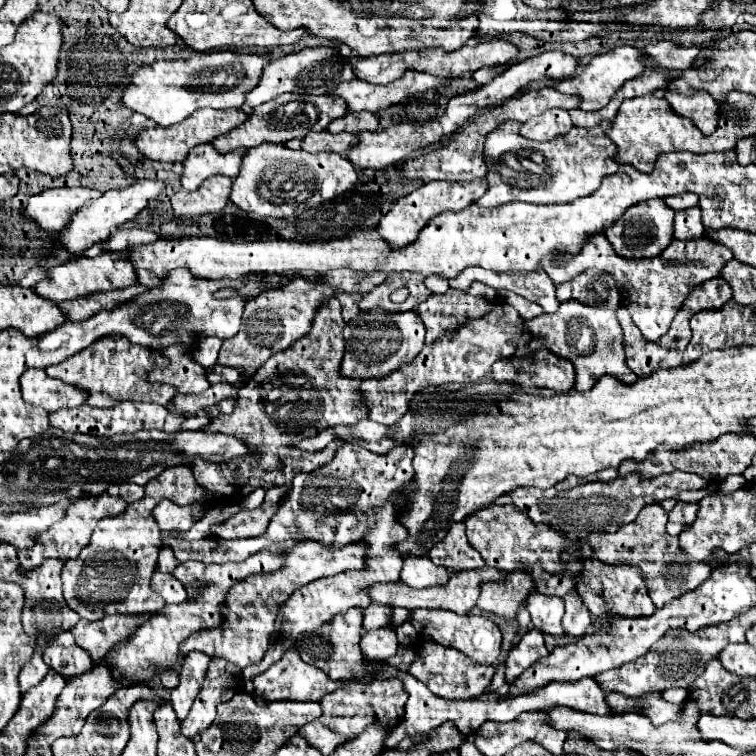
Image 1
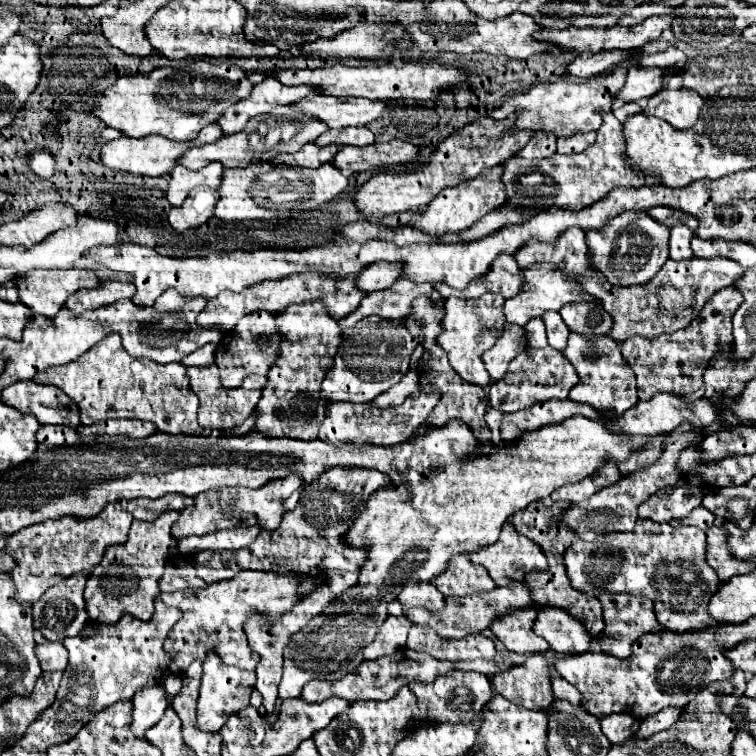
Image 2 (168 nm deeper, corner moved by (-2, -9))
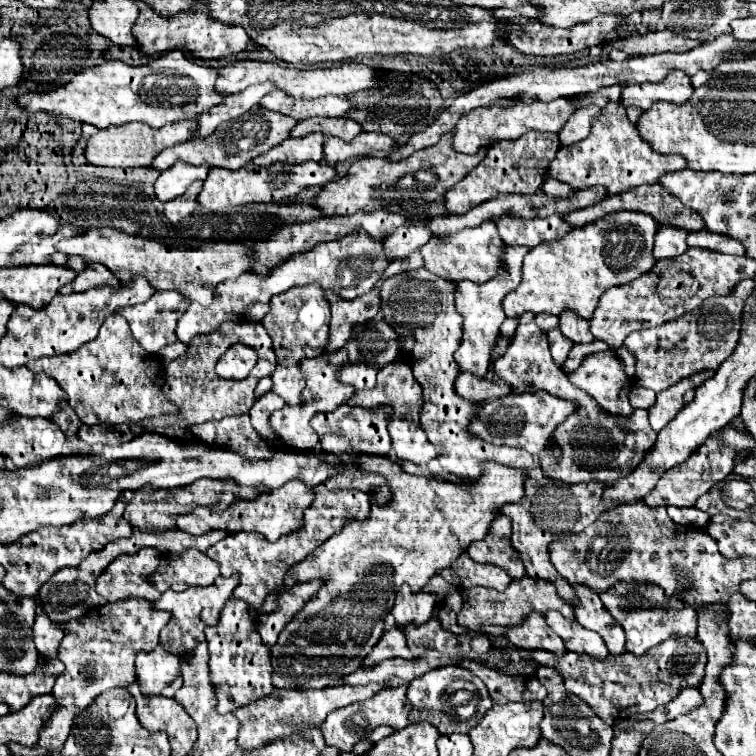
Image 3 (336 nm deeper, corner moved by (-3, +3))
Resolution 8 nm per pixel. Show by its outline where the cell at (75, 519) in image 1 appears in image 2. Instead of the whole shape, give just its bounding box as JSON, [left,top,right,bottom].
[3,502,133,604]

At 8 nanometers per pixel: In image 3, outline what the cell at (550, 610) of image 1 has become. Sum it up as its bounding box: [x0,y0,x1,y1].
[544,612,608,658]

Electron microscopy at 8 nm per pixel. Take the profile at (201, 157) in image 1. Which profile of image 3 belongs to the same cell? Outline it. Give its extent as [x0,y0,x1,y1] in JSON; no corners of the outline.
[154,164,208,202]

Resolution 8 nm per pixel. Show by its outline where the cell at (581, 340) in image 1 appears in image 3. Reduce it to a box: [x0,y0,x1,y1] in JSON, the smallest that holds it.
[568,348,634,416]

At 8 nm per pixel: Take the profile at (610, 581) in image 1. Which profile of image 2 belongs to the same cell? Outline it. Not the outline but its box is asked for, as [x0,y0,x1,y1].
[599,592,665,658]

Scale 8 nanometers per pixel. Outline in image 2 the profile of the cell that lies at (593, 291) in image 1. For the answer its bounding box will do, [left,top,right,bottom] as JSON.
[559,304,611,336]

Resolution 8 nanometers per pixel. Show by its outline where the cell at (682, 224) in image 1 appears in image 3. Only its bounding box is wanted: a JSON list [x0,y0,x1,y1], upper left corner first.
[654,228,688,258]

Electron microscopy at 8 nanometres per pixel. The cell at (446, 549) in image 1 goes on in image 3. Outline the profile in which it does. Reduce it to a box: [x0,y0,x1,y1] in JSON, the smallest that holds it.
[440,552,510,590]

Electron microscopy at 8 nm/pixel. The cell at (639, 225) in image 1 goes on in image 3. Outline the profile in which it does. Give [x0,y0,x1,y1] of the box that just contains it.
[504,212,656,318]

